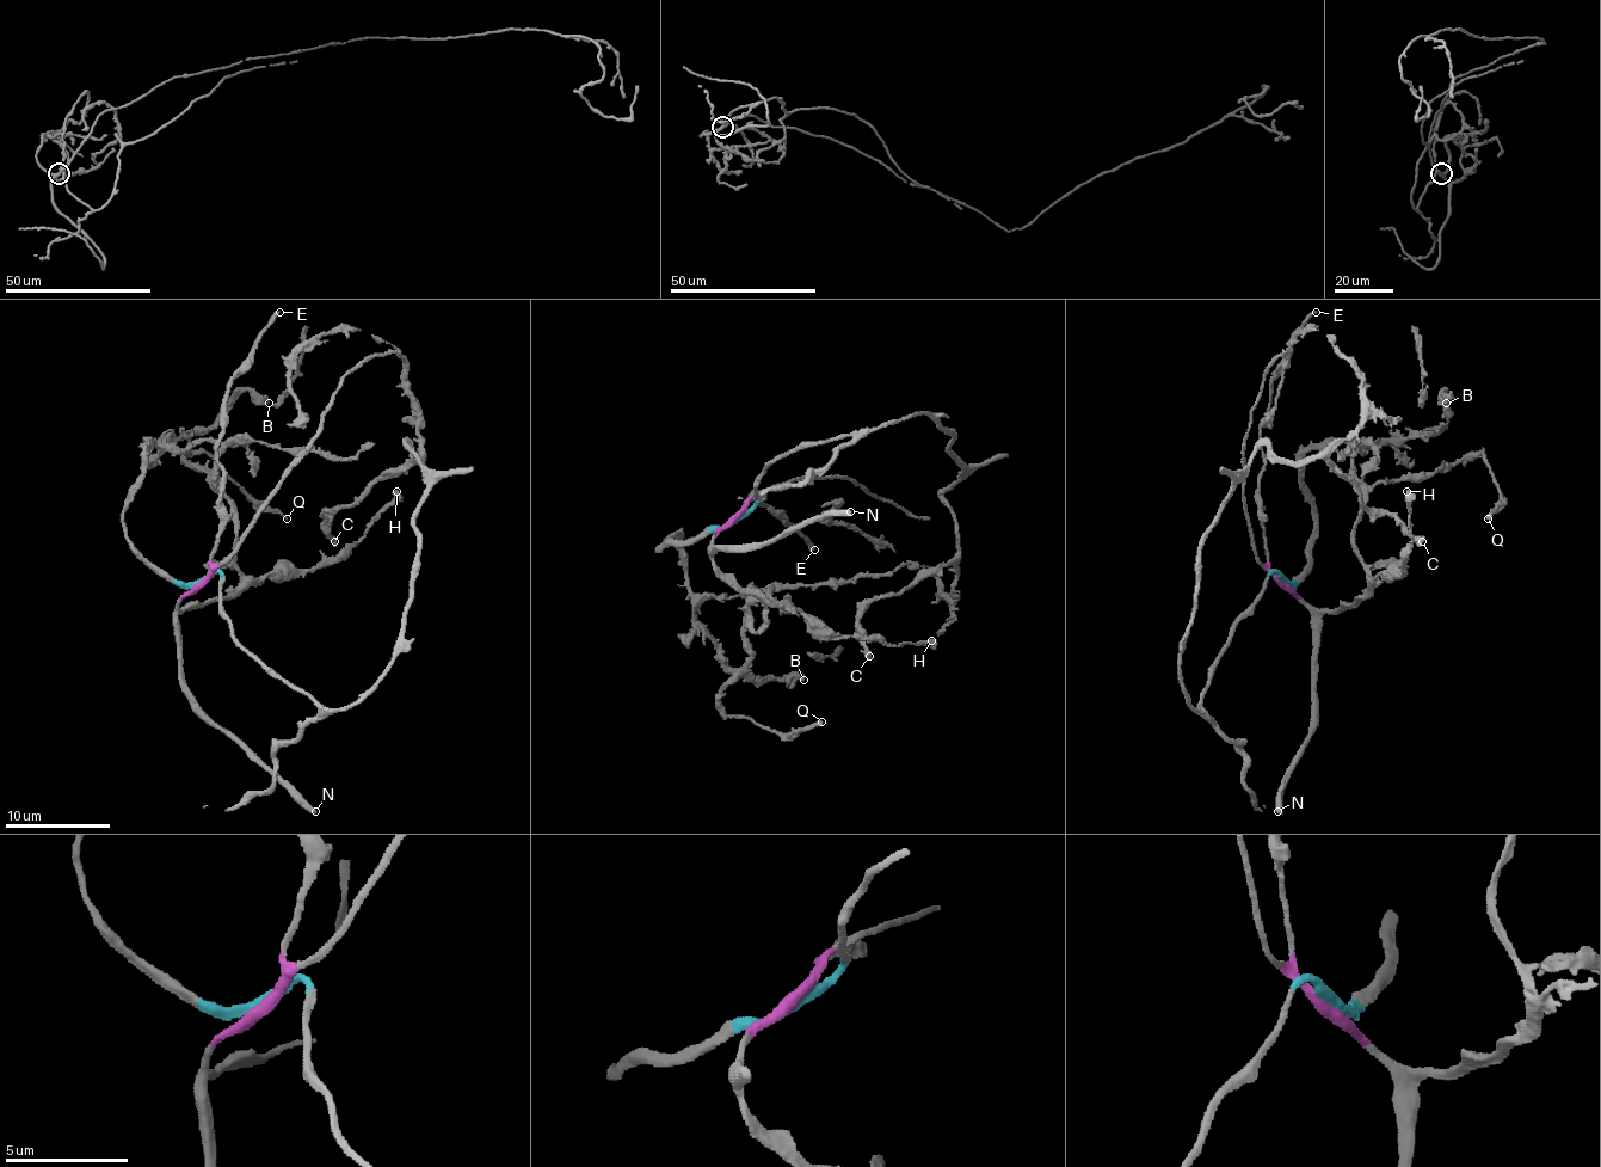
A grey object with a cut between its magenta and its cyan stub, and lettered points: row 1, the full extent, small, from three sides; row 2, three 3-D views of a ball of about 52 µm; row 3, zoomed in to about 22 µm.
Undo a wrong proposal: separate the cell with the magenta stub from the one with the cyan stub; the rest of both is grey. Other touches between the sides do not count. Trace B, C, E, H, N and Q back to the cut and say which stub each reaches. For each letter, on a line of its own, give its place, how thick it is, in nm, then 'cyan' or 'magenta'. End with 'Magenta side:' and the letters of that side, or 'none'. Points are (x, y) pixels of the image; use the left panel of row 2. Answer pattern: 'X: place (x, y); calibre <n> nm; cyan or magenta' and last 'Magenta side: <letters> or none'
B: place (269, 403); calibre 400 nm; cyan
C: place (334, 541); calibre 400 nm; cyan
E: place (279, 312); calibre 240 nm; magenta
H: place (396, 491); calibre 550 nm; magenta
N: place (315, 811); calibre 460 nm; magenta
Q: place (287, 518); calibre 200 nm; magenta
Magenta side: E, H, N, Q

